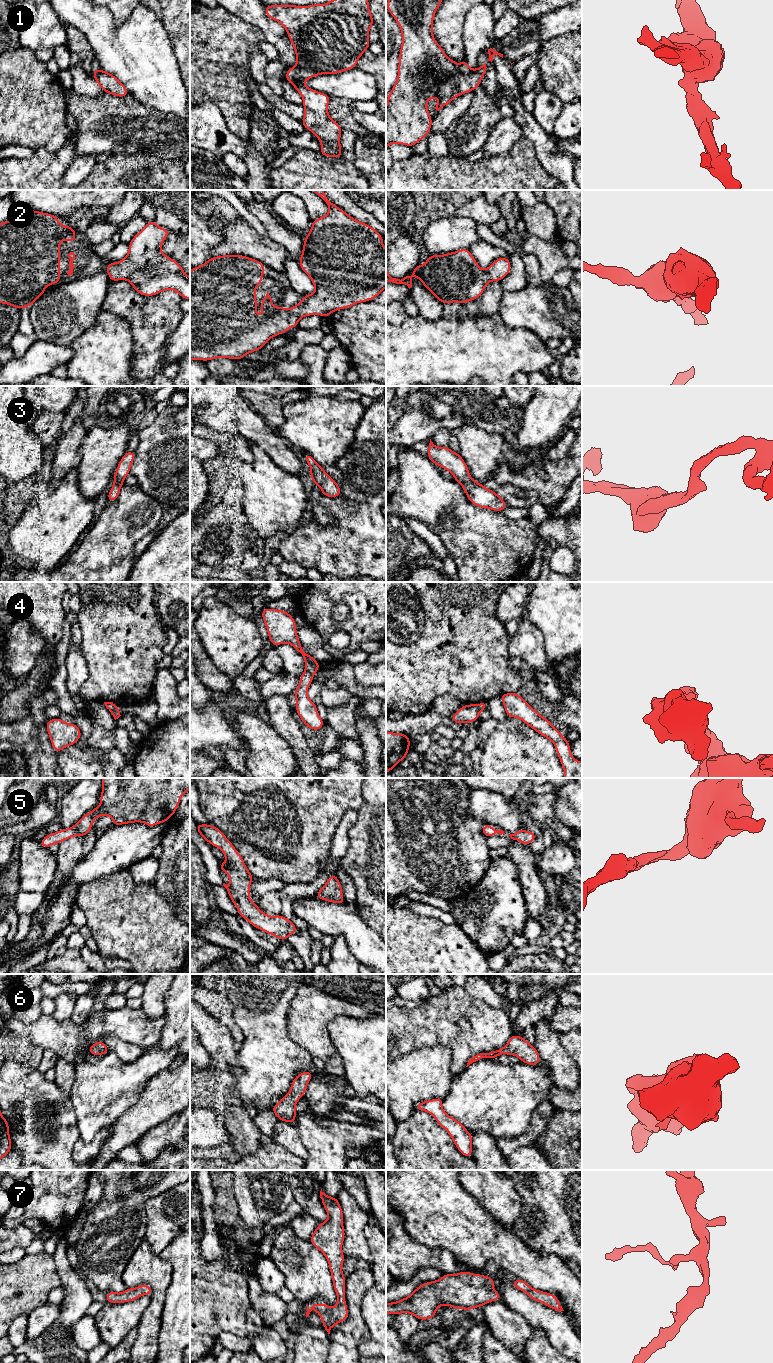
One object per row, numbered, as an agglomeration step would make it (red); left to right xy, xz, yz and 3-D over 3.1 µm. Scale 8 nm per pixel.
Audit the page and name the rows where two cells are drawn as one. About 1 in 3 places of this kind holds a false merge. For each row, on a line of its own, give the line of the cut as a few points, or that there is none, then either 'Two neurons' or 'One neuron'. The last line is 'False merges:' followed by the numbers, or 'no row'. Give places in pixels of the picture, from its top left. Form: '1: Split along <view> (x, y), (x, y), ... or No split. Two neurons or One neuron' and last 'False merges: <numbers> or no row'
1: No split. One neuron
2: No split. One neuron
3: No split. One neuron
4: Split along xz (305, 669), (312, 675). Two neurons
5: No split. One neuron
6: No split. One neuron
7: No split. One neuron
False merges: 4

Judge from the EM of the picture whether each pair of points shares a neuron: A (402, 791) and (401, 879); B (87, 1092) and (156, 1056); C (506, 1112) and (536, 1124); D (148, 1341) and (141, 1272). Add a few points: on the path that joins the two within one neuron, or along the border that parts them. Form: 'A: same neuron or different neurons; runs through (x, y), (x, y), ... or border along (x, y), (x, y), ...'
A: same neuron; runs through (401, 813), (401, 857)
B: same neuron; runs through (104, 1090), (127, 1081), (139, 1072)
C: different neurons; border along (542, 1101), (533, 1111), (527, 1129), (512, 1137)
D: same neuron; runs through (150, 1324), (156, 1306), (156, 1288)

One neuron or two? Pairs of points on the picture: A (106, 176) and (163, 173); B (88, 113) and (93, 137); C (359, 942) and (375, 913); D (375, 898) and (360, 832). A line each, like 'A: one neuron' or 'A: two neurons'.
A: one neuron
B: one neuron
C: two neurons
D: one neuron

